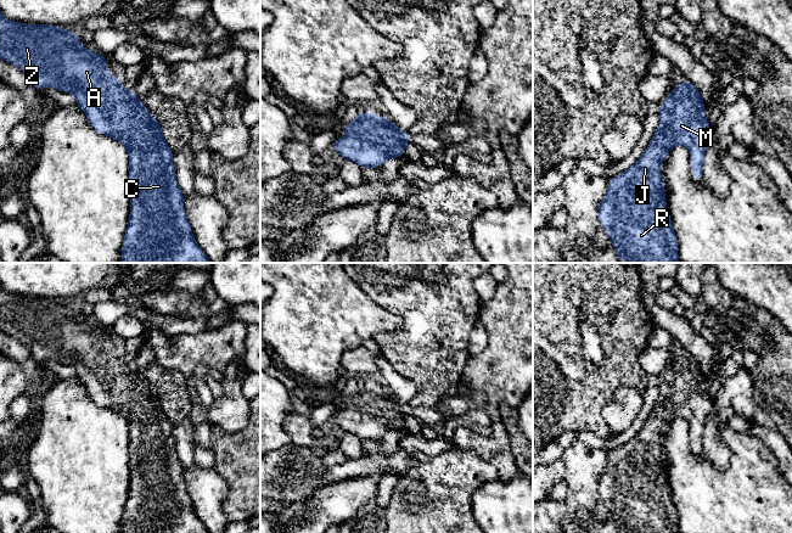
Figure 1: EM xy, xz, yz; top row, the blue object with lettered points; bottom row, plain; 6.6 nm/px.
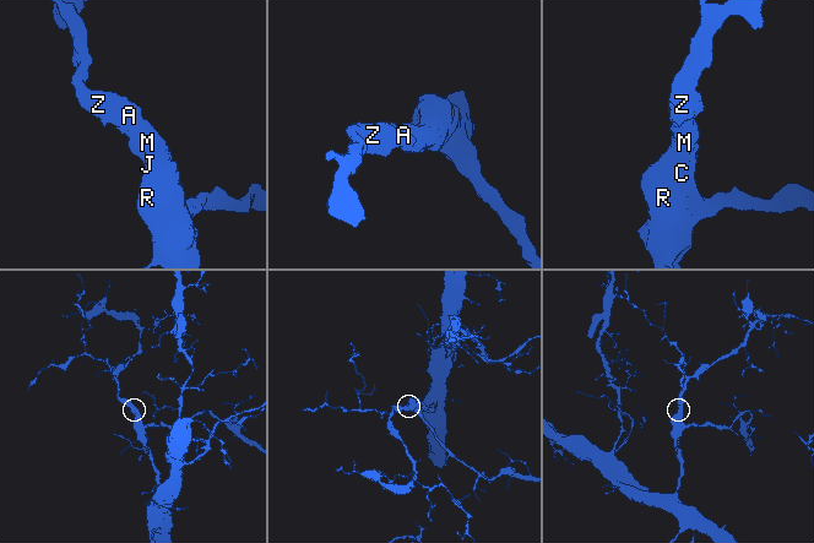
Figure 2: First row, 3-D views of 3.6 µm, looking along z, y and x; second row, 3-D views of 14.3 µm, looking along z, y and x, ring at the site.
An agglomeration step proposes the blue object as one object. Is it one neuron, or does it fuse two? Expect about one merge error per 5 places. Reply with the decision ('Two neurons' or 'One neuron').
One neuron

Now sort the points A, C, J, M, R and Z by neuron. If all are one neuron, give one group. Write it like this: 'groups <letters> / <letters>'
groups A C J M R Z

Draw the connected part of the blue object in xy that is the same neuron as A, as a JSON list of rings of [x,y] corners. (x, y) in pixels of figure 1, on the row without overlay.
[[[0,285],[0,331],[16,338],[30,349],[32,359],[40,364],[52,359],[74,368],[77,378],[86,387],[90,399],[125,419],[129,426],[129,495],[122,518],[120,533],[209,533],[195,512],[184,481],[184,466],[175,450],[173,423],[162,408],[162,398],[152,388],[134,363],[127,363],[118,348],[107,347],[108,332],[88,322],[75,303],[52,297],[27,297],[6,292]]]

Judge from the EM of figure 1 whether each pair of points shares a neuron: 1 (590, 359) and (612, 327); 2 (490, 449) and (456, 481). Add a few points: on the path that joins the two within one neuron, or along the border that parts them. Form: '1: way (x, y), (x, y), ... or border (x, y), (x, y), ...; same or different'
1: border (584, 320), (599, 337), (601, 363), (595, 371); different
2: border (455, 447), (475, 450), (496, 469), (499, 477); different

